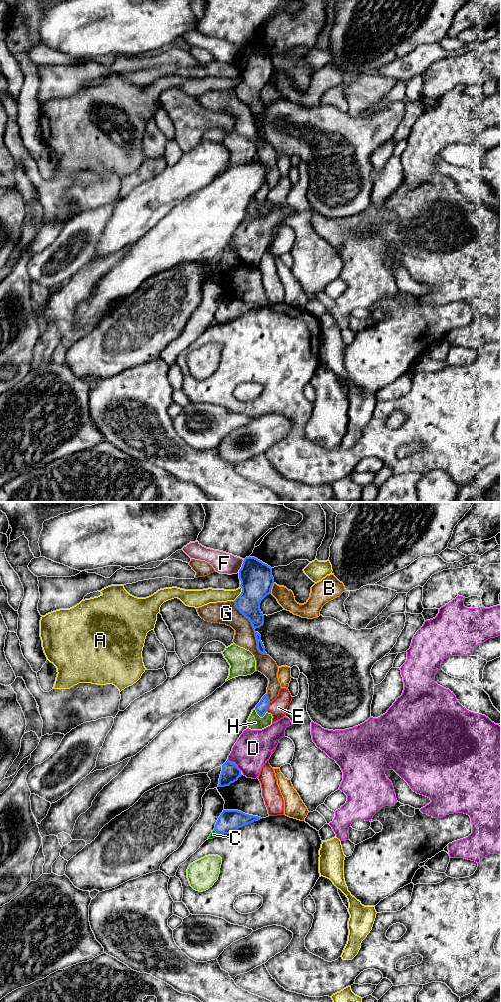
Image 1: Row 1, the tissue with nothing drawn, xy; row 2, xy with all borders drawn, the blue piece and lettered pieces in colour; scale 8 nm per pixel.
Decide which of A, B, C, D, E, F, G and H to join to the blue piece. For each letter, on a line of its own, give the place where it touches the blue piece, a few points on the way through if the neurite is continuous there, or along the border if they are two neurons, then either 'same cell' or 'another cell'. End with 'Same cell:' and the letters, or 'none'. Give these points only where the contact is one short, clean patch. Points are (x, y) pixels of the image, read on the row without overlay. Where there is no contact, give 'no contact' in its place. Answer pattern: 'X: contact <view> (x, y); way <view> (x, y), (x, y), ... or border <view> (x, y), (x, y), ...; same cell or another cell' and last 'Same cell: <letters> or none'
A: contact xy (240, 82); another cell
B: contact xy (271, 76); border xy (274, 71), (270, 81); another cell
C: contact xy (216, 320); border xy (214, 317), (218, 322); another cell
D: contact xy (234, 251); another cell
E: contact xy (267, 194); another cell
F: contact xy (242, 54); border xy (244, 47), (238, 60); another cell
G: contact xy (254, 118); another cell
H: contact xy (260, 204); another cell
Same cell: none

